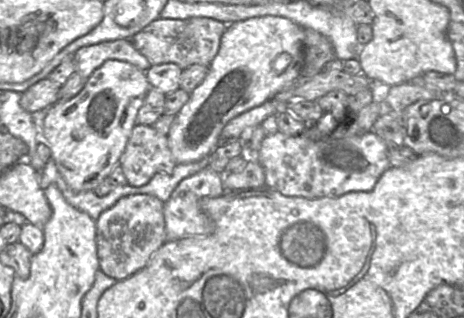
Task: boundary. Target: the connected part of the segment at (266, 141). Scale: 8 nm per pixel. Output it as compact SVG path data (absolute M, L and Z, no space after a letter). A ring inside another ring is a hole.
M315 122L308 124L307 130L297 136L287 136L280 131L265 136L257 153L257 162L265 172L265 187L289 197L338 197L353 191L371 191L381 175L391 167L387 156L388 148L377 134L370 131L362 135L335 139L323 136L315 127L312 132L314 125Z

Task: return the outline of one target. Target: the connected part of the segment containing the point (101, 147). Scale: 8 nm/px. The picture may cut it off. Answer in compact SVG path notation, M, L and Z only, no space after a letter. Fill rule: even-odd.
M110 59L105 61L87 79L83 89L73 98L56 102L46 111L43 139L51 151L51 158L68 187L76 192L94 191L109 176L125 150L139 109L151 89L146 72L135 65Z

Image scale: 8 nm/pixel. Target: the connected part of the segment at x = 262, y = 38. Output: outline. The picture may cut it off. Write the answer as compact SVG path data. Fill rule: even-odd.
M271 15L227 24L219 50L204 80L190 94L188 101L176 115L169 131L168 146L177 164L209 158L209 155L219 146L221 132L231 119L271 100L276 93L301 77L304 30L288 18Z

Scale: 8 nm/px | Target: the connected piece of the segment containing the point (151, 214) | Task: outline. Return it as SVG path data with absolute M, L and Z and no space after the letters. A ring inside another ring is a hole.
M148 194L122 197L101 213L96 221L96 244L100 270L123 280L144 268L150 257L165 243L164 202Z

